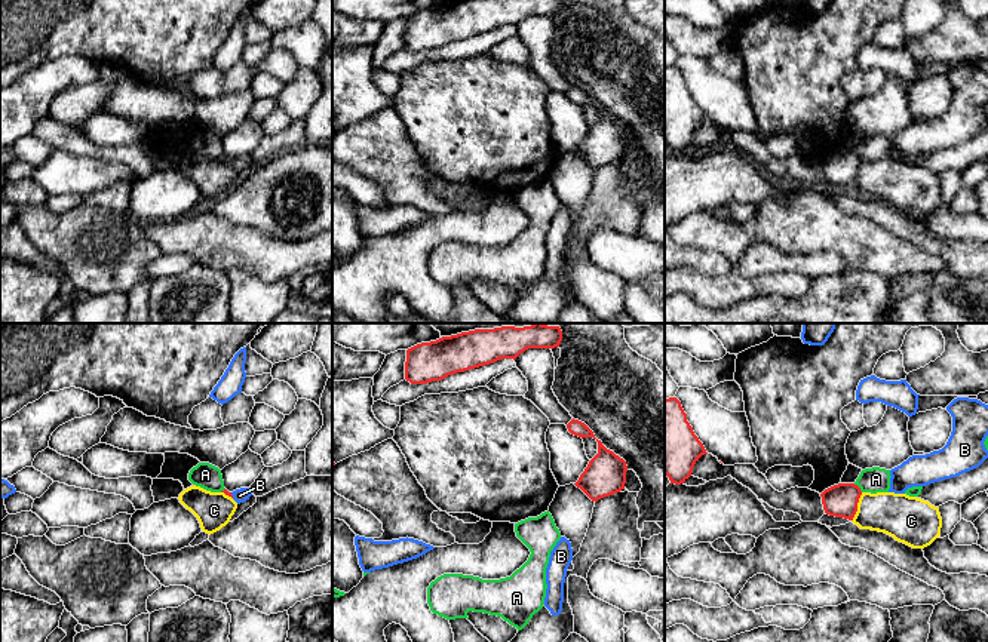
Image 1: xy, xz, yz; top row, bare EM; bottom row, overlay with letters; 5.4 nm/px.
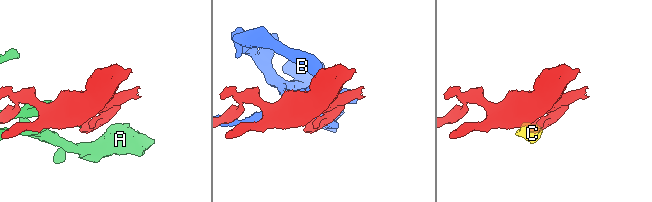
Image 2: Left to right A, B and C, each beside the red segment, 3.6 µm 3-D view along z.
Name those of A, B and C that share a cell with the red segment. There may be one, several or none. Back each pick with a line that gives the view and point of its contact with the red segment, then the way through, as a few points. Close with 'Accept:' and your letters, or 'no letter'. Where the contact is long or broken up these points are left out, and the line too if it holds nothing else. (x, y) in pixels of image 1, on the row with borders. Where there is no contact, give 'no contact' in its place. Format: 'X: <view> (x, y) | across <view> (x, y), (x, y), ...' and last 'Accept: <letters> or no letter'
Accept: no letter

